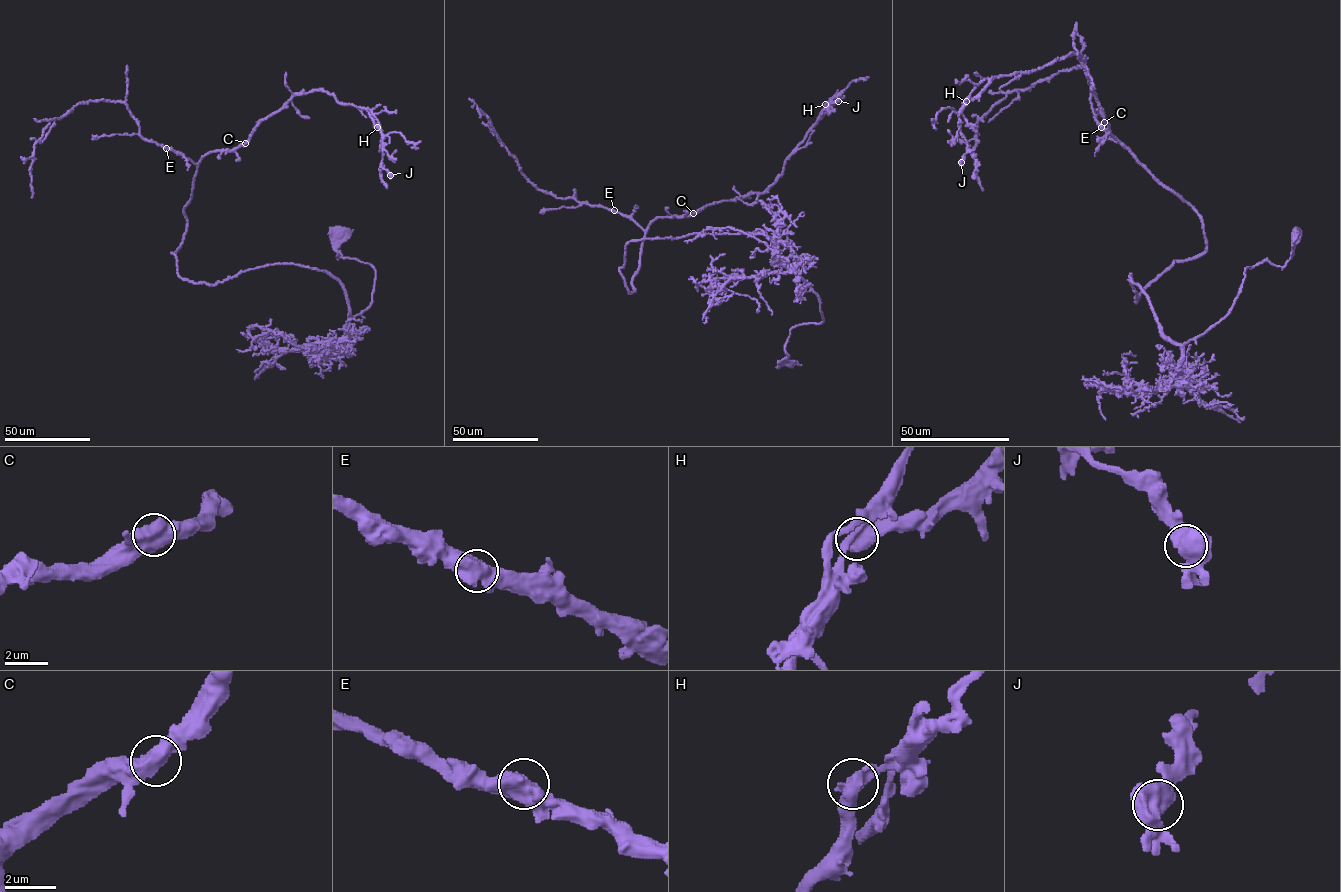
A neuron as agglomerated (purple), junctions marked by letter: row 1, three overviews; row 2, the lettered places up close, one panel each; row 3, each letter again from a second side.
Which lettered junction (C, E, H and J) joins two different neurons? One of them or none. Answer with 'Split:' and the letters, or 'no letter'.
Split: no letter

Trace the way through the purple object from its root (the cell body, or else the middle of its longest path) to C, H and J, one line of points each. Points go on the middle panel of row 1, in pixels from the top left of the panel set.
C: (789, 362), (790, 330), (821, 323), (820, 301), (763, 234), (631, 240), (628, 291), (648, 226), (693, 213)
H: (789, 362), (823, 317), (784, 245), (642, 238), (620, 269), (631, 293), (656, 219), (764, 192), (825, 104)
J: (789, 362), (823, 317), (784, 245), (642, 238), (620, 269), (631, 293), (656, 219), (764, 192), (838, 101)

